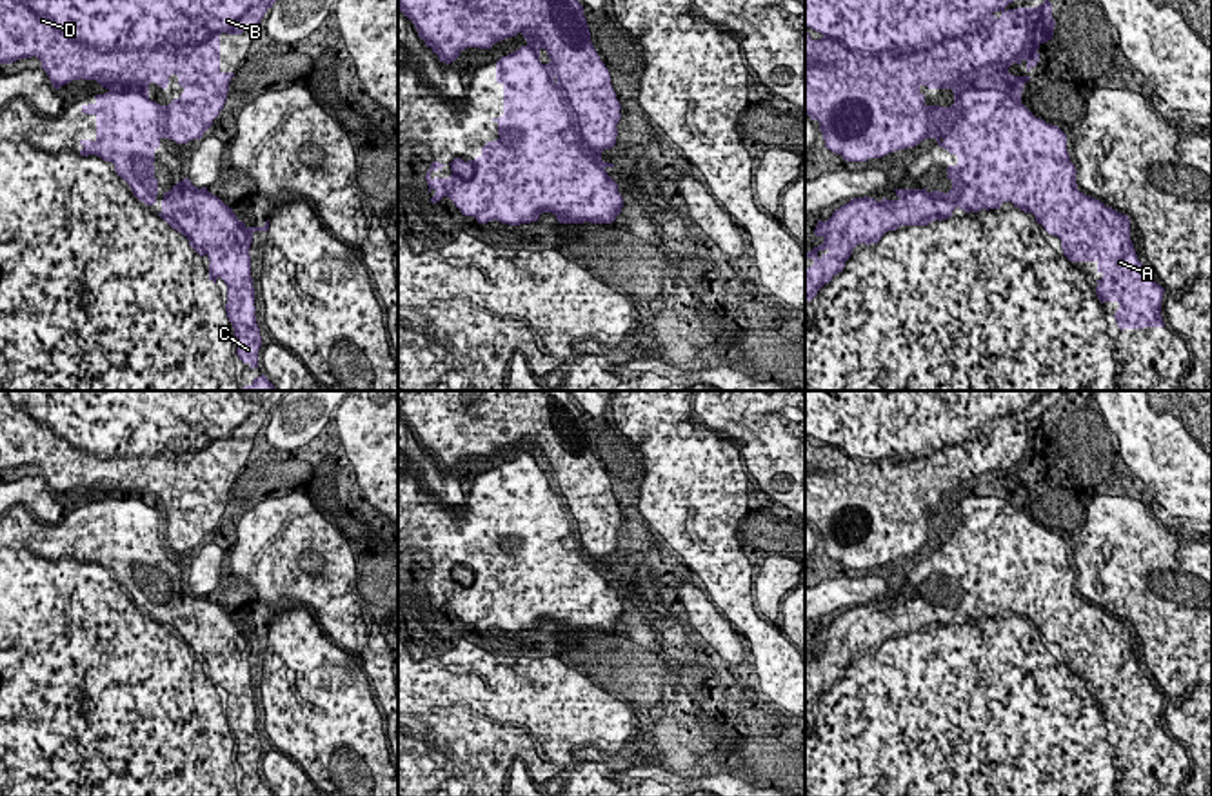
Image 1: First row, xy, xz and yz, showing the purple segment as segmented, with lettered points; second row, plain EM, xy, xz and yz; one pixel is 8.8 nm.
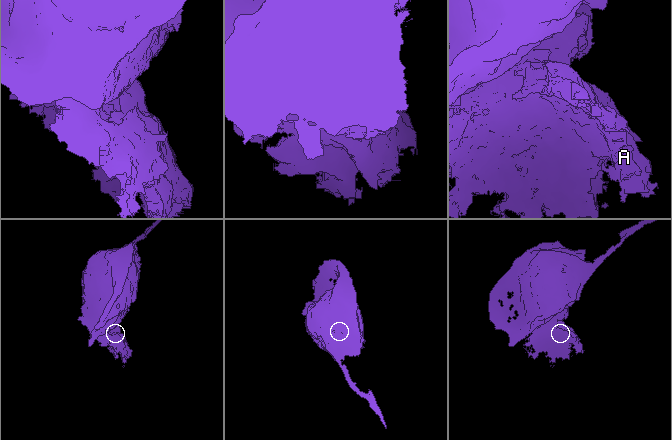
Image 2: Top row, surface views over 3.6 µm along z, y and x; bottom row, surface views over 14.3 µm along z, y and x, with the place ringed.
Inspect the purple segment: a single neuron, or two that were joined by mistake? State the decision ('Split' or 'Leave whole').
Split

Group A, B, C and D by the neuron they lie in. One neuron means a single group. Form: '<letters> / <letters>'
A C / B D

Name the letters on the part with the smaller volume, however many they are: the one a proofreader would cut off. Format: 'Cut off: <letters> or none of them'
Cut off: A, C

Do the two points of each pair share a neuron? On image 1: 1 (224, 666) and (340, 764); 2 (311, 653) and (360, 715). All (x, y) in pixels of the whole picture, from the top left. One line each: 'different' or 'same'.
1: different
2: same

